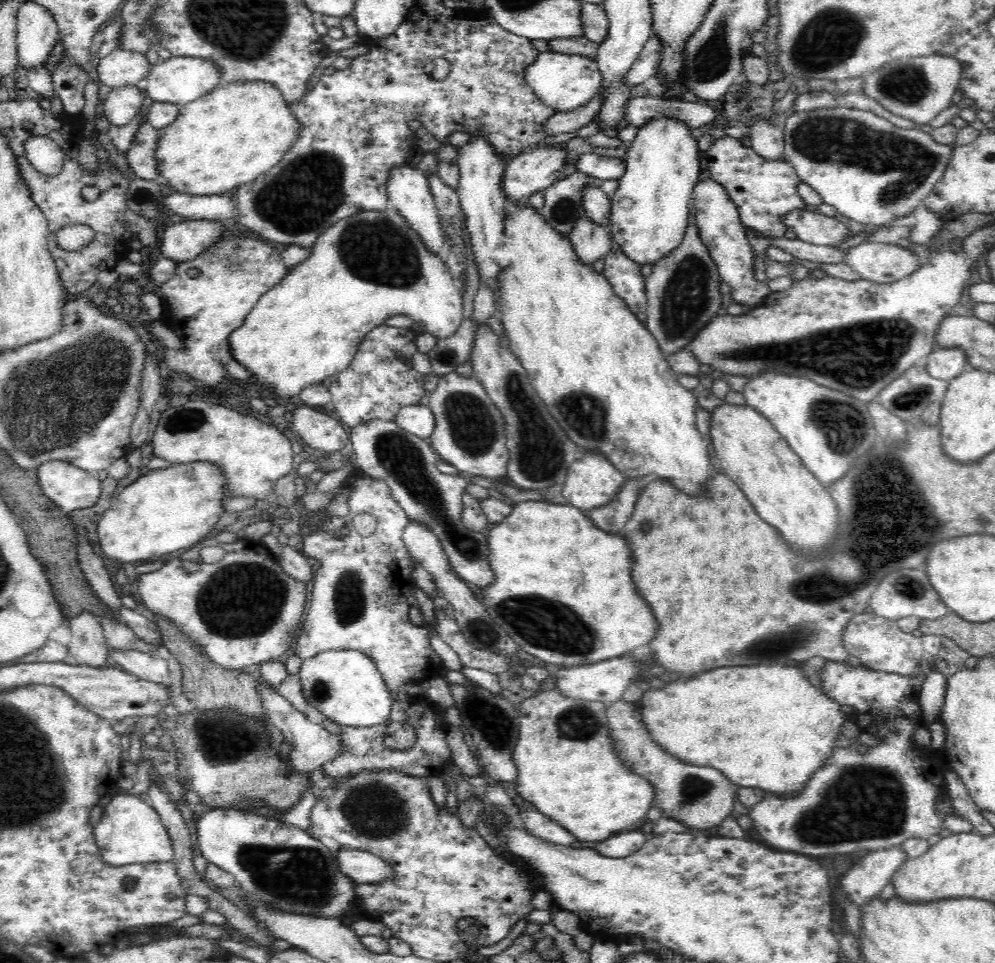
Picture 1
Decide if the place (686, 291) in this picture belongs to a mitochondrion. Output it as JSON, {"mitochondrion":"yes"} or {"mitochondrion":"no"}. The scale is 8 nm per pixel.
{"mitochondrion":"yes"}

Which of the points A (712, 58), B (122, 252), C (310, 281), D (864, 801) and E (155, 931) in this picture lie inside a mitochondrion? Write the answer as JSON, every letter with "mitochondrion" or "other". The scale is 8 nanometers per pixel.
{"A":"mitochondrion","B":"other","C":"other","D":"mitochondrion","E":"other"}

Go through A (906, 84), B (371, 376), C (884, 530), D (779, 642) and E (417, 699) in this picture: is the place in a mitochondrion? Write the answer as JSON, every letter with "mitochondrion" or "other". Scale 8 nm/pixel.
{"A":"mitochondrion","B":"other","C":"mitochondrion","D":"mitochondrion","E":"other"}

